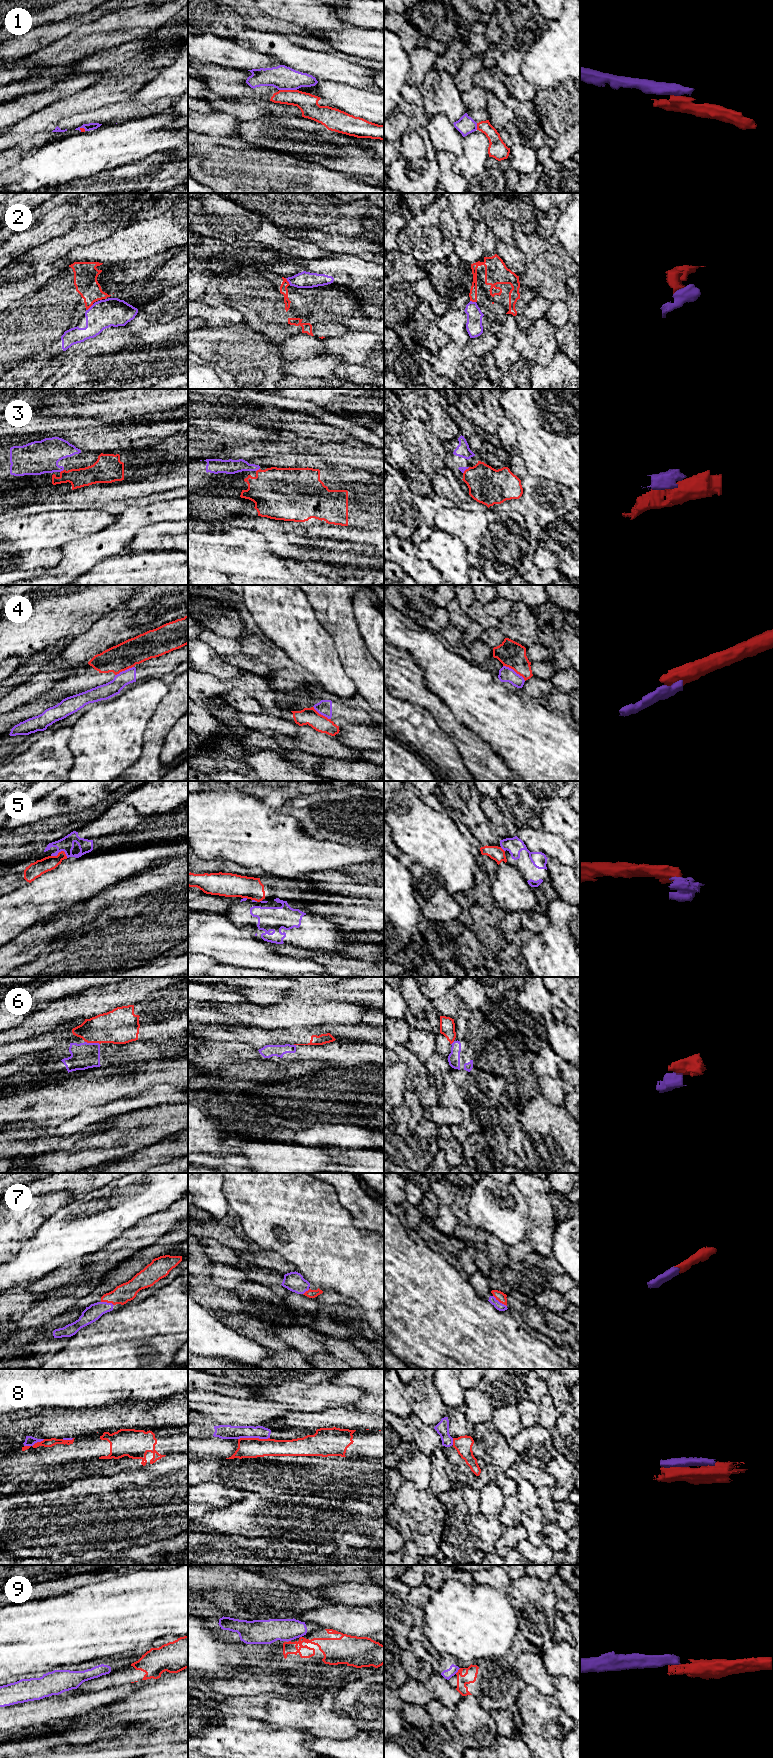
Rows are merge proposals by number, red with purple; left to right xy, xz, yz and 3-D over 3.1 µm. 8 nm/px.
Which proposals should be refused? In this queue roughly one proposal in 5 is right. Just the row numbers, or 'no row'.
1, 2, 3, 4, 5, 6, 8, 9

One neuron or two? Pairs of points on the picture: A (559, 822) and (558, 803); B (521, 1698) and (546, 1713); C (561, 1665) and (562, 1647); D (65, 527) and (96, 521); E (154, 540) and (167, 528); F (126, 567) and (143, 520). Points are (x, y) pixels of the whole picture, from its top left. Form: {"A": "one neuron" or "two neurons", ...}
{"A": "one neuron", "B": "one neuron", "C": "one neuron", "D": "one neuron", "E": "one neuron", "F": "two neurons"}

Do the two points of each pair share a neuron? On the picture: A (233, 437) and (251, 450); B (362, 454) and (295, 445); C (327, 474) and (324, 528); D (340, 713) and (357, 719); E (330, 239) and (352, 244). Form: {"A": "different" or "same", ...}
{"A": "different", "B": "same", "C": "different", "D": "same", "E": "same"}

